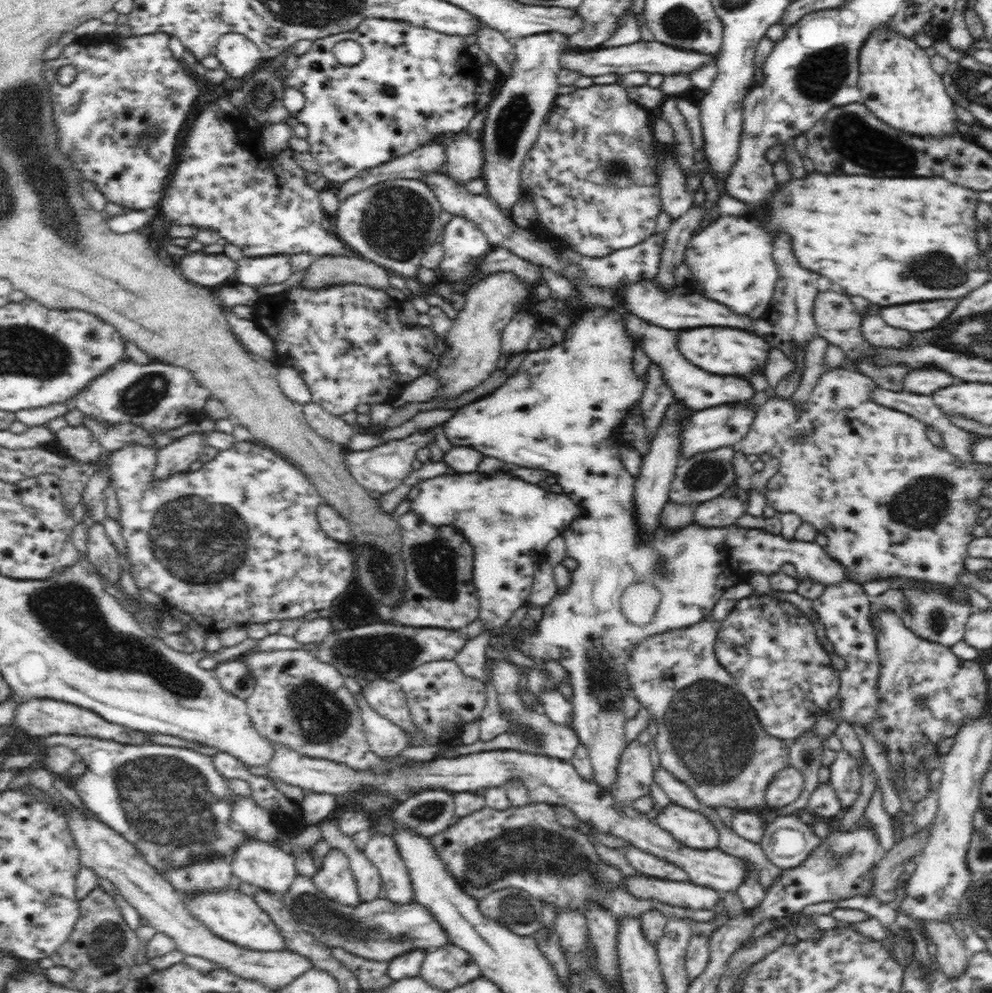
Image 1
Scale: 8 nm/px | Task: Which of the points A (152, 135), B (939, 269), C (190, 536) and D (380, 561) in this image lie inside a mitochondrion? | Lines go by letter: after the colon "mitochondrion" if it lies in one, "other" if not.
A: mitochondrion
B: mitochondrion
C: mitochondrion
D: mitochondrion

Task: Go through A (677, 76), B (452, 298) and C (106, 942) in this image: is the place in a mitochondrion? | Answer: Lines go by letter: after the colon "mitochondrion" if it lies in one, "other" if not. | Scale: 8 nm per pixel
A: other
B: other
C: mitochondrion

